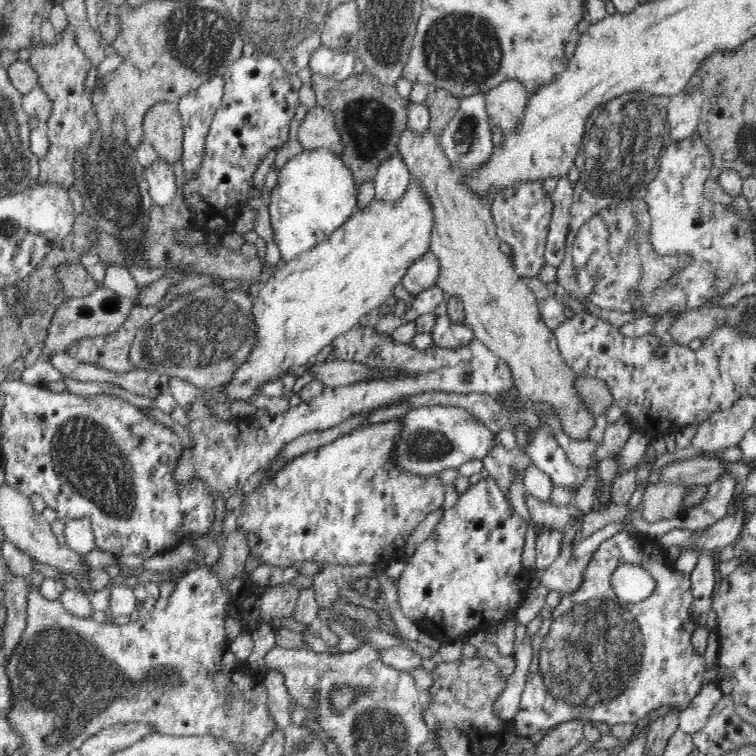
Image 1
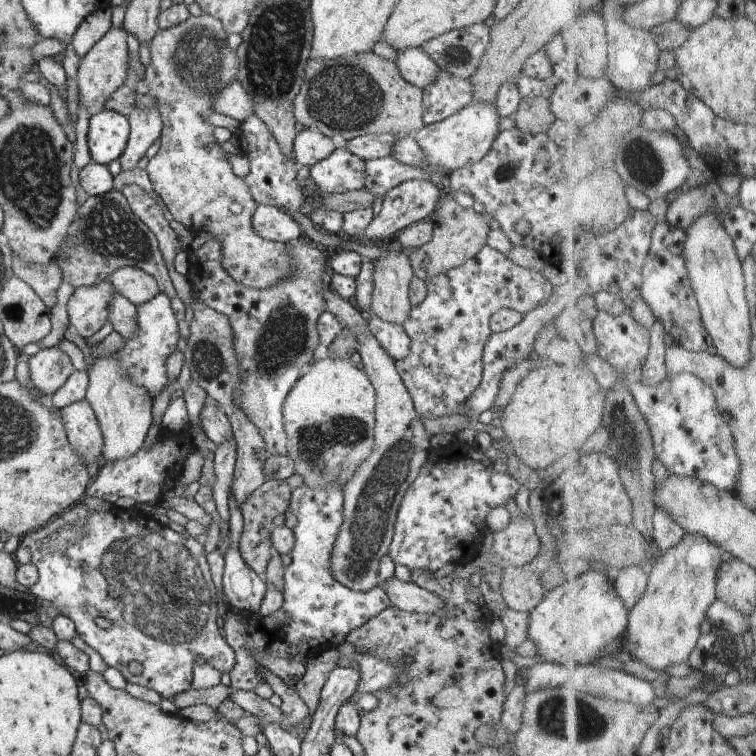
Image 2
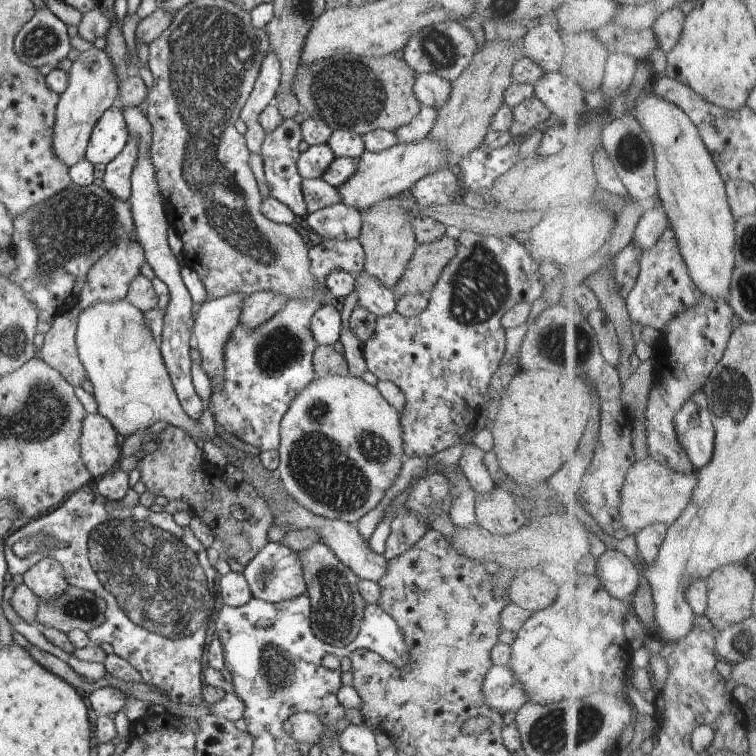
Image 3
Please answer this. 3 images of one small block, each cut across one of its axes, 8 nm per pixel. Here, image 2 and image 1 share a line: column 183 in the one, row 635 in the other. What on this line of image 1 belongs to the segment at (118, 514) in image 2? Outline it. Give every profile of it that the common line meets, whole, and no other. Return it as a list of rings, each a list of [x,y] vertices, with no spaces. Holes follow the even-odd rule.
[[[621,530],[612,537],[602,541],[598,549],[593,552],[588,564],[583,568],[583,581],[581,585],[575,591],[572,591],[572,593],[561,596],[561,600],[552,611],[551,617],[549,619],[544,619],[539,631],[531,637],[533,656],[524,691],[521,695],[519,710],[518,713],[516,713],[516,717],[513,719],[514,725],[516,725],[516,731],[518,731],[522,737],[529,738],[542,730],[549,731],[561,723],[563,724],[564,722],[573,720],[577,720],[581,723],[587,721],[588,723],[603,722],[611,726],[628,723],[641,725],[643,722],[653,718],[662,711],[676,709],[676,713],[679,714],[682,710],[685,710],[690,706],[692,700],[698,696],[704,684],[706,684],[704,674],[708,670],[705,656],[696,653],[691,641],[694,631],[702,626],[701,621],[692,621],[692,619],[690,619],[692,602],[694,602],[694,595],[692,595],[691,574],[684,573],[672,565],[668,558],[668,553],[660,546],[658,539],[644,537],[642,534],[630,535],[628,532]],[[622,563],[642,565],[655,578],[655,590],[648,598],[637,603],[629,603],[617,597],[611,587],[611,576],[614,570]]]

